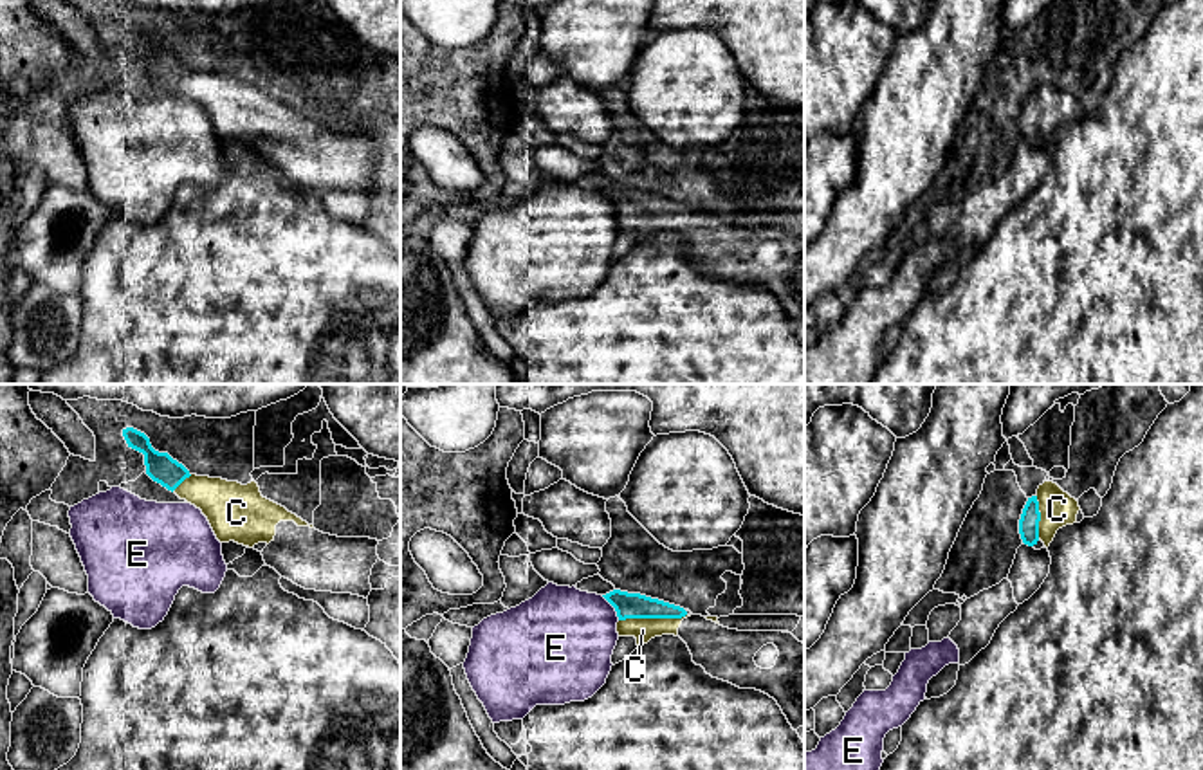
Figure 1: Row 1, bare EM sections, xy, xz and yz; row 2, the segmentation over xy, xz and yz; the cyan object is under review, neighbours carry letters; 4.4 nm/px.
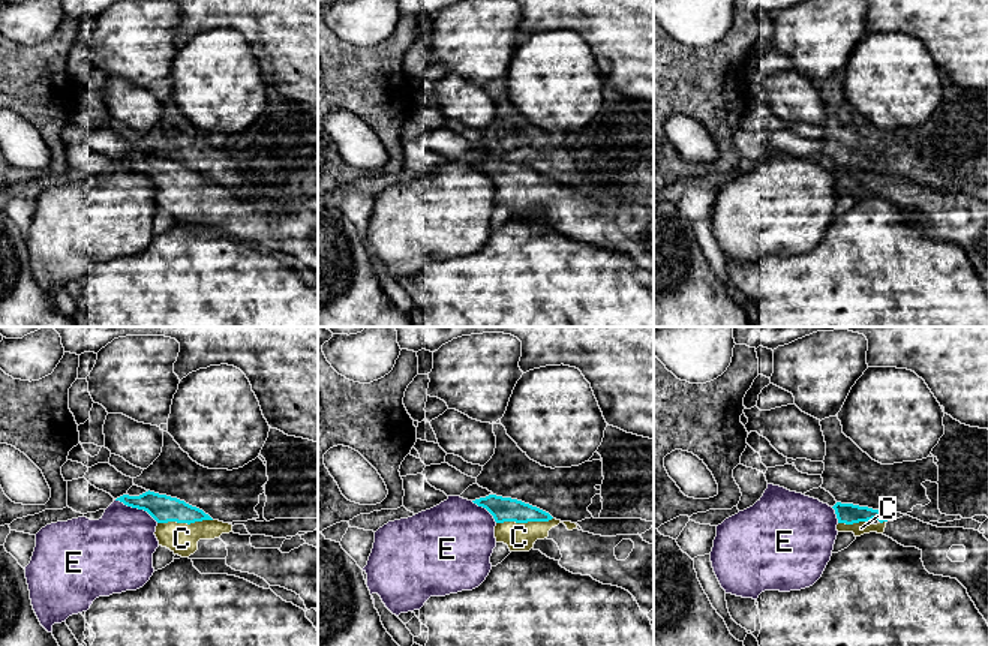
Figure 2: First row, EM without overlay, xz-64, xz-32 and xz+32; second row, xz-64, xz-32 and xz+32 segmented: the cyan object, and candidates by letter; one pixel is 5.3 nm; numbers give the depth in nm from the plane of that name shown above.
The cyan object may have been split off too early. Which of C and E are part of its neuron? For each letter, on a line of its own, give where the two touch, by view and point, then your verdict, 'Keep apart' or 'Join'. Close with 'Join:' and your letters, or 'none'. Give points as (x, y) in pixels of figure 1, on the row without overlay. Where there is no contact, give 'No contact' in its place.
C: Touches cyan at xz (652, 213). Join
E: Touches cyan at xz (614, 202). Keep apart
Join: C

